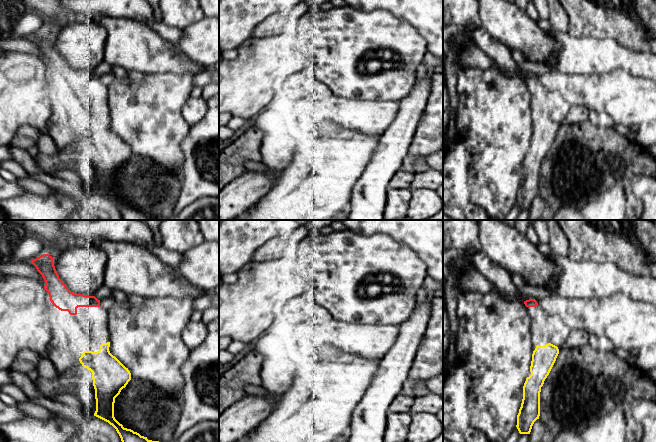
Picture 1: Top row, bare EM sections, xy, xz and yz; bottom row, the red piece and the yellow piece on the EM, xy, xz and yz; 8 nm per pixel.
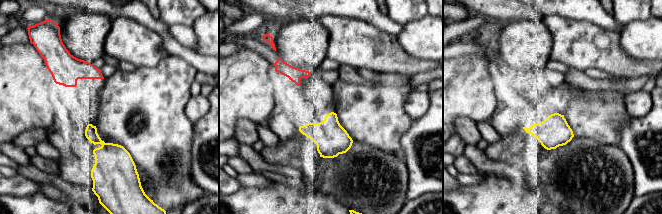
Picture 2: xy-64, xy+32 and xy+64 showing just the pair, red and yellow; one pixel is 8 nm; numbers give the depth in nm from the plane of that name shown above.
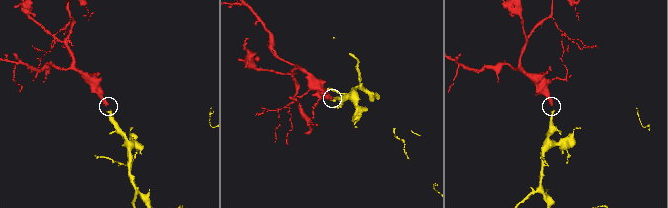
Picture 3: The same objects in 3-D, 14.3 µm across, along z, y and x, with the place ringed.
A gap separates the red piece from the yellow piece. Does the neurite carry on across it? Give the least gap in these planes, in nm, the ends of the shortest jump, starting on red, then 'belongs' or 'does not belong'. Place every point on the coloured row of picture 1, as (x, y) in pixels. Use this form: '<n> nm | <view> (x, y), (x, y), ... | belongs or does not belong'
300 nm | xy (99, 306), (107, 342) | belongs

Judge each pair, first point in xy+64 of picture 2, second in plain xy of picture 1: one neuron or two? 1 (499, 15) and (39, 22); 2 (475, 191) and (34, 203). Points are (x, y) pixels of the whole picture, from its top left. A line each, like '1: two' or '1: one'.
1: two
2: one

